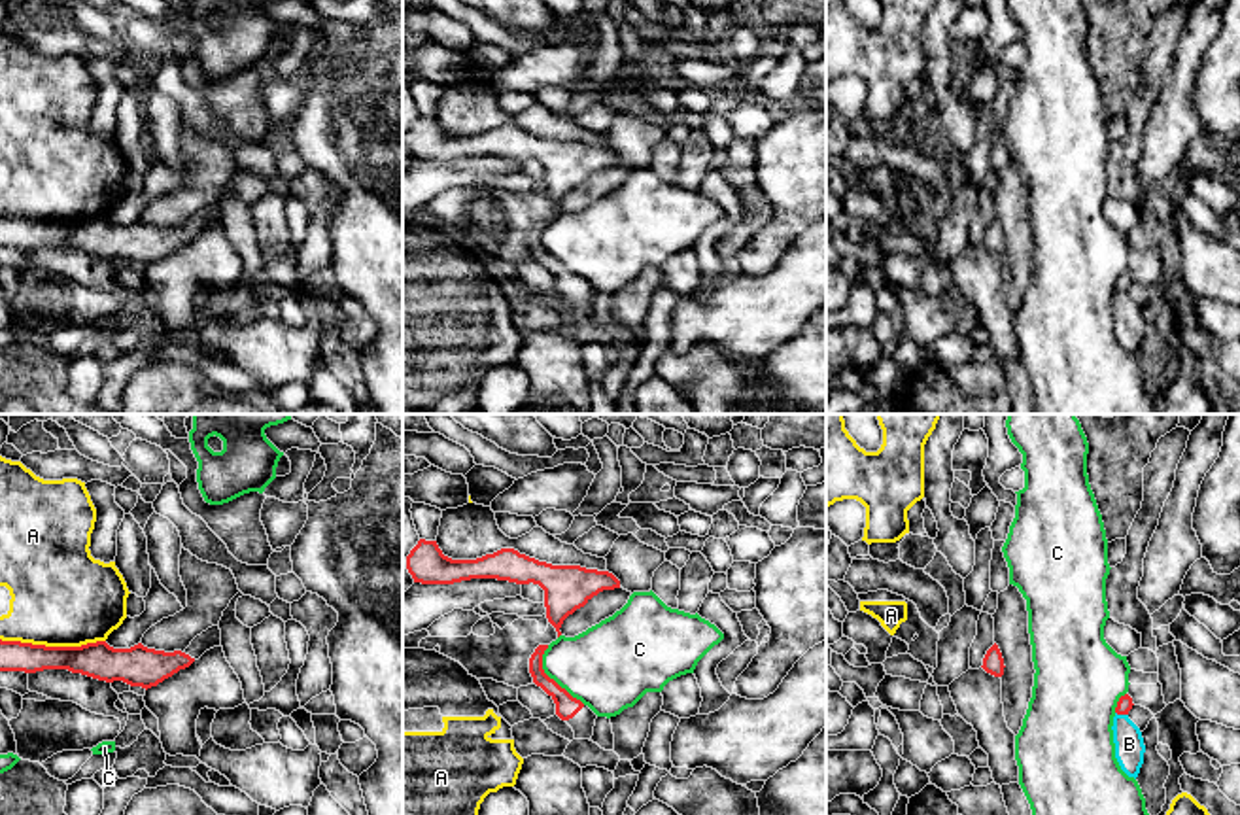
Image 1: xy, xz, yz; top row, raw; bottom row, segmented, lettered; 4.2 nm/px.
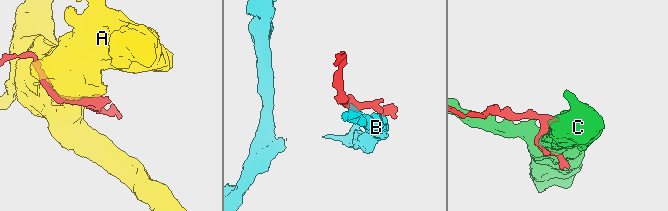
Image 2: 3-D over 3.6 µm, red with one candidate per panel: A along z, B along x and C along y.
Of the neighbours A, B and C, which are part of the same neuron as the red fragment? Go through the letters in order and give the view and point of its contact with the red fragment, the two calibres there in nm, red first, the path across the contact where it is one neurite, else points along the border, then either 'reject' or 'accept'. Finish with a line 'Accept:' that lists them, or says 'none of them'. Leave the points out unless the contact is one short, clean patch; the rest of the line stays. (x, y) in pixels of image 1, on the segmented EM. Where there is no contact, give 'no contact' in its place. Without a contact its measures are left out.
A: contact xy (53, 647); calibres 160 and 440 nm; reject
B: contact yz (1121, 713); calibres 70 and 130 nm; border yz (1116, 711), (1127, 715); reject
C: contact xz (552, 679); calibres 100 and 380 nm; reject
Accept: none of them

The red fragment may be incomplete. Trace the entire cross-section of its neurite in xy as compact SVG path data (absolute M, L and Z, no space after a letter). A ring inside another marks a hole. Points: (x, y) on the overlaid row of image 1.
M219 624L197 635L183 652L155 650L142 643L130 649L113 649L106 641L81 647L45 647L0 639L0 671L68 669L98 681L123 681L147 690L219 645Z

